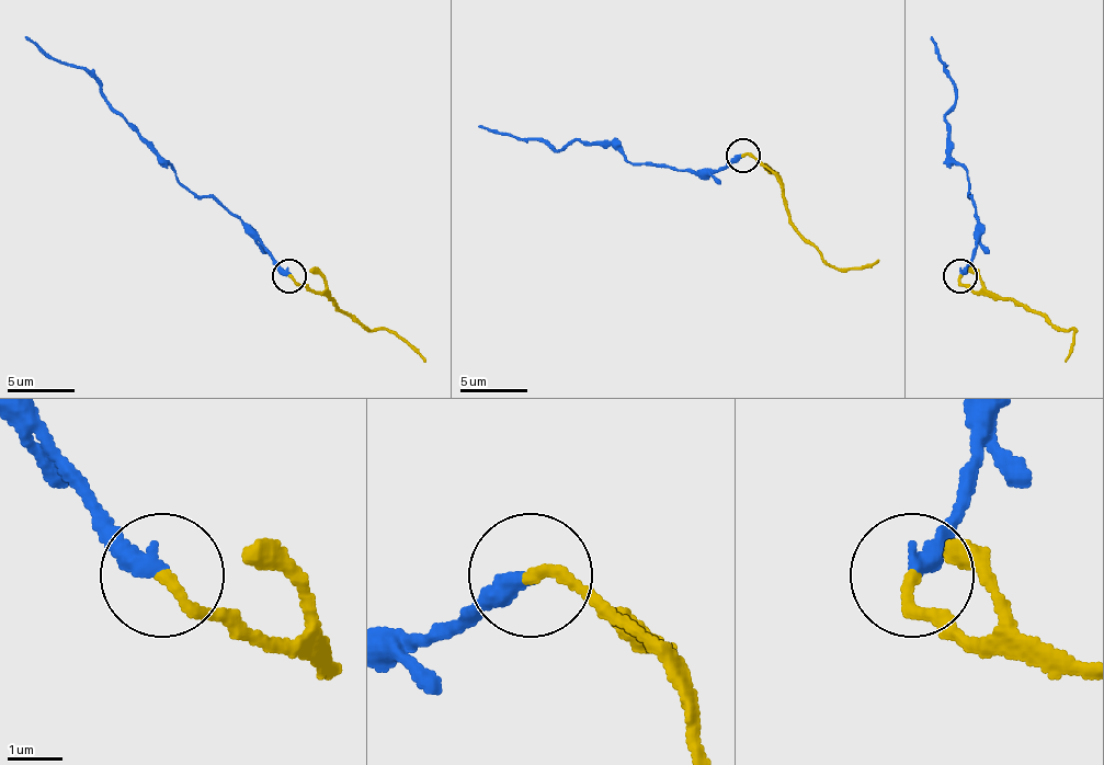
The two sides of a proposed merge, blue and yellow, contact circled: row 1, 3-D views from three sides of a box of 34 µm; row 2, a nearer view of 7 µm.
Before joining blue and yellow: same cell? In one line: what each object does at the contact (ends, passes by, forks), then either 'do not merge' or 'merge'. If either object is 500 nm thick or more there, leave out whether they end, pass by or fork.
blue ends; yellow ends; do not merge

